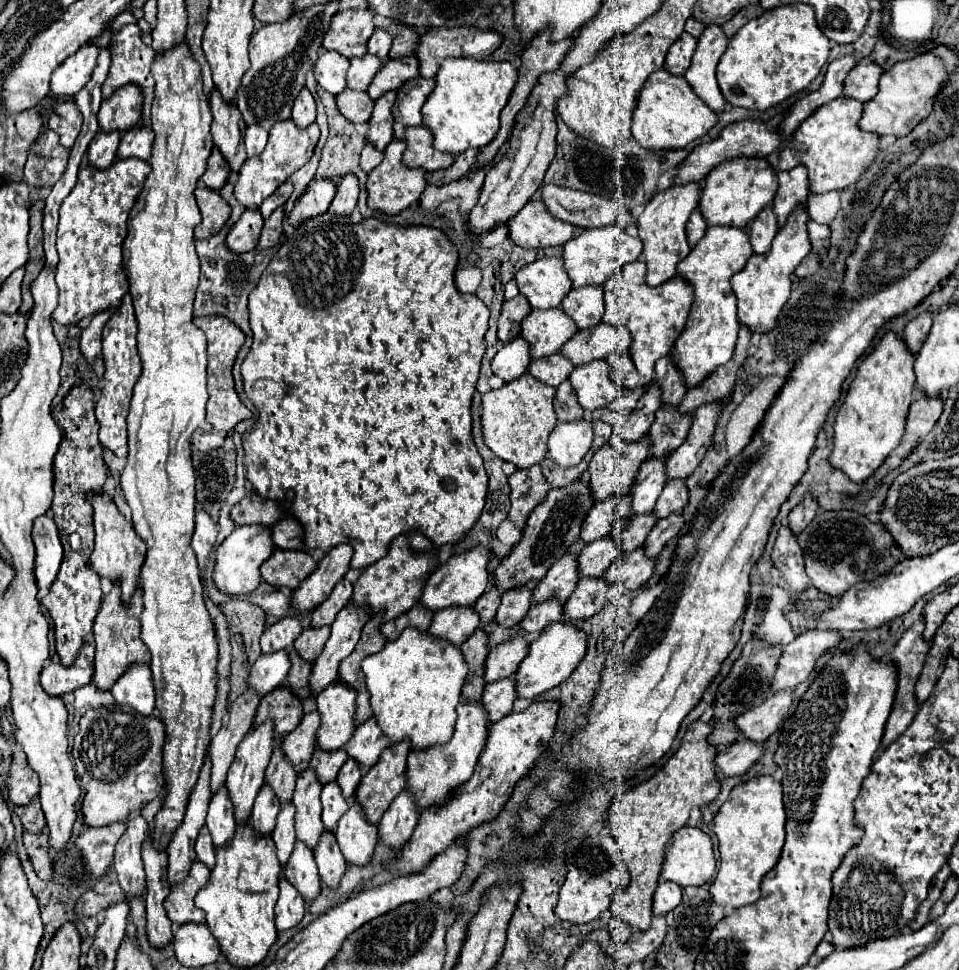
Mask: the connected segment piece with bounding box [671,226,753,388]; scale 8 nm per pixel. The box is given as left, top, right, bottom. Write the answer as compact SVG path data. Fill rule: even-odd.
M713 226L677 266L679 278L683 278L693 288L693 304L689 308L685 330L675 340L671 350L675 362L679 362L679 370L683 370L683 378L687 378L687 388L699 386L713 370L727 364L735 352L741 324L737 320L737 300L731 294L729 280L745 266L751 256L753 248L745 228Z

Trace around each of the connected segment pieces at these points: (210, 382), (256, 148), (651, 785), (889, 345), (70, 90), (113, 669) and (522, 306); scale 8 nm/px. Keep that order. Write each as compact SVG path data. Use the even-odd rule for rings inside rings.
M223 316L195 318L195 326L207 334L207 390L209 399L207 400L207 418L205 420L207 420L209 428L195 430L191 436L191 444L199 452L209 452L209 450L223 446L227 432L231 428L235 428L235 424L239 424L245 418L251 418L251 412L241 404L241 400L235 392L235 382L233 382L233 374L231 374L237 352L245 342L245 334L231 320L227 320Z
M247 126L243 140L245 140L247 156L257 156L257 154L261 154L265 150L267 130L263 130L261 126Z
M695 720L687 728L679 750L667 760L667 764L651 780L625 794L616 795L609 807L611 835L621 846L621 860L627 864L631 877L627 888L613 894L611 914L633 930L649 930L651 926L651 898L659 880L665 848L673 838L673 832L687 824L691 808L703 808L719 794L719 782L713 766L717 750L707 742L711 732L711 722L705 724Z
M923 312L907 324L903 338L893 332L885 334L883 340L875 346L875 350L857 368L857 376L851 382L841 408L837 410L835 438L829 464L831 468L841 470L855 484L863 484L883 464L889 452L901 442L905 430L905 416L915 392L913 356L917 356L917 352L921 350L931 330L931 324L933 316L929 312Z
M97 46L79 48L55 74L51 76L51 94L55 96L75 96L87 80L91 80L93 68L97 64Z
M119 582L113 584L111 592L103 596L103 604L99 608L99 614L95 616L93 624L93 636L95 636L95 674L93 674L93 684L101 690L111 690L113 682L135 662L145 662L149 664L151 654L147 646L141 640L141 624L139 624L139 614L143 610L141 604L141 588L137 586L137 592L133 592L135 598L125 606L121 602L121 590Z
M521 294L515 296L513 300L503 302L501 316L499 316L499 322L497 322L497 326L499 326L499 330L497 330L499 342L507 344L513 338L517 338L519 330L521 330L521 322L529 312L531 312L531 306L527 304L527 298L521 298Z

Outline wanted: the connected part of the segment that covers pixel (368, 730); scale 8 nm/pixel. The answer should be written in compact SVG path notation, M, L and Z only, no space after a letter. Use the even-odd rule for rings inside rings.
M369 718L363 726L359 726L355 730L355 734L347 742L347 746L343 746L343 750L363 768L369 768L371 764L375 764L379 760L381 752L387 746L389 746L389 740L383 738L383 732L377 728L375 720Z

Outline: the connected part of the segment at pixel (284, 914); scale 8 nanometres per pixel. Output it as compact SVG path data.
M283 878L279 882L279 900L275 904L275 926L279 932L297 926L305 916L305 902L299 892Z

